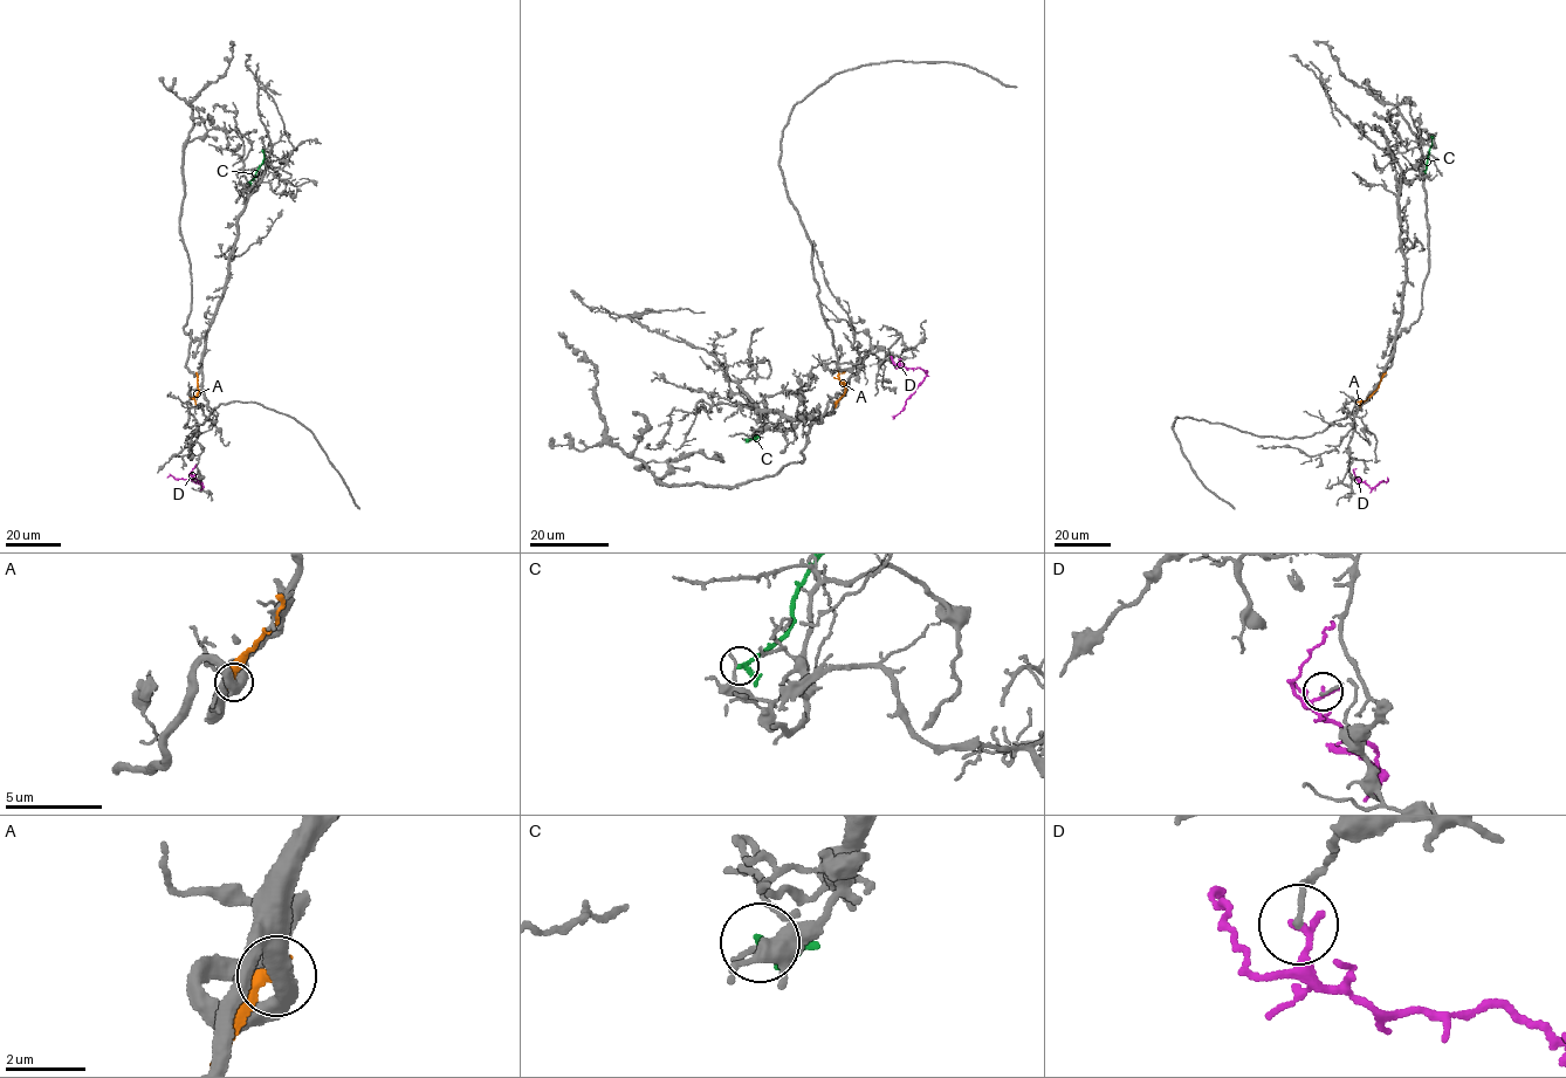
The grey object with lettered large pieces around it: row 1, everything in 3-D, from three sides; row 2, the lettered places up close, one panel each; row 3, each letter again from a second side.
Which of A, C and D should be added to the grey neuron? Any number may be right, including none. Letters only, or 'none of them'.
none of them

